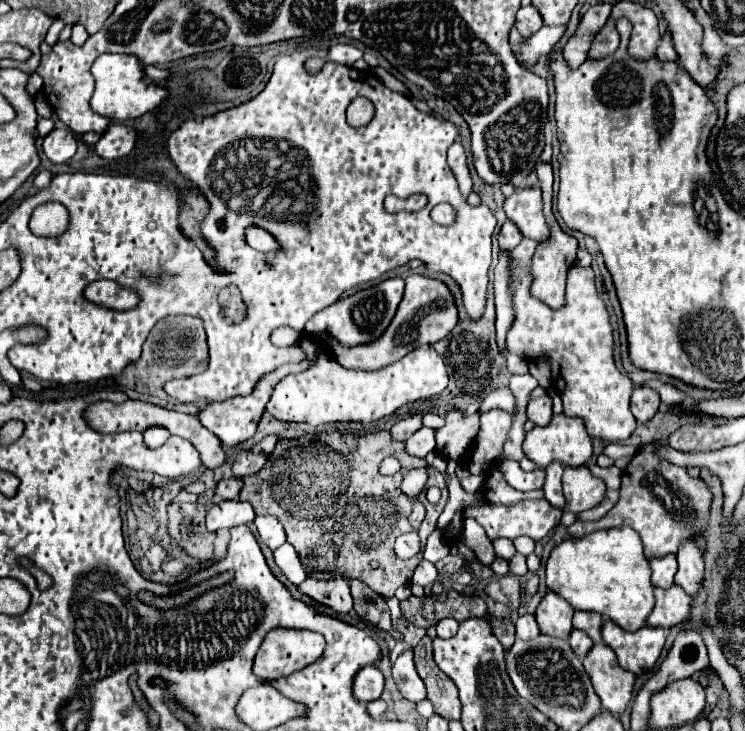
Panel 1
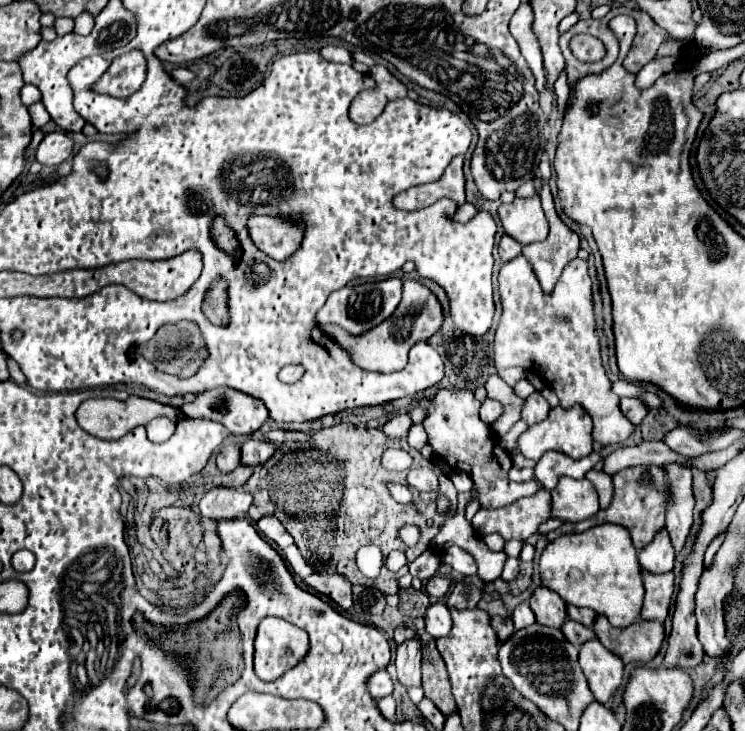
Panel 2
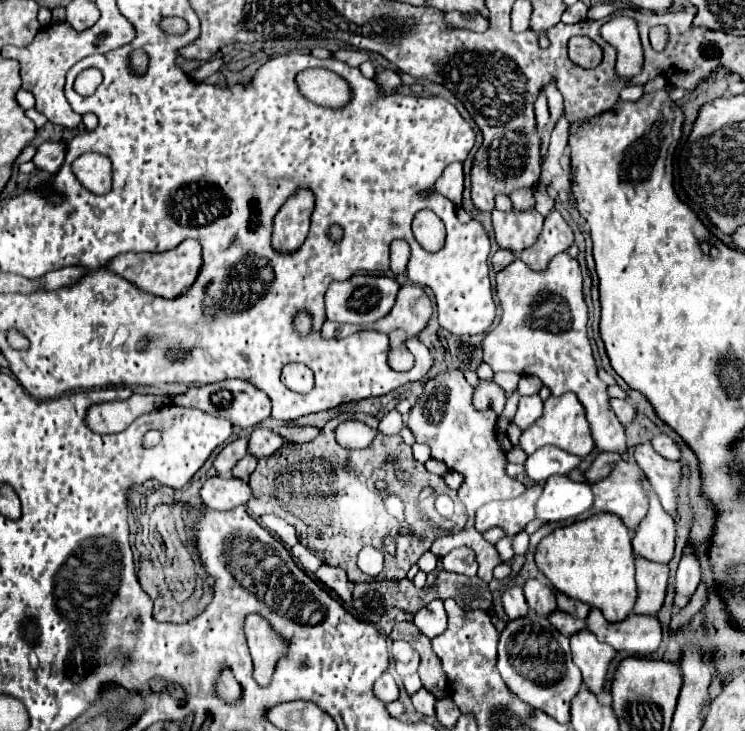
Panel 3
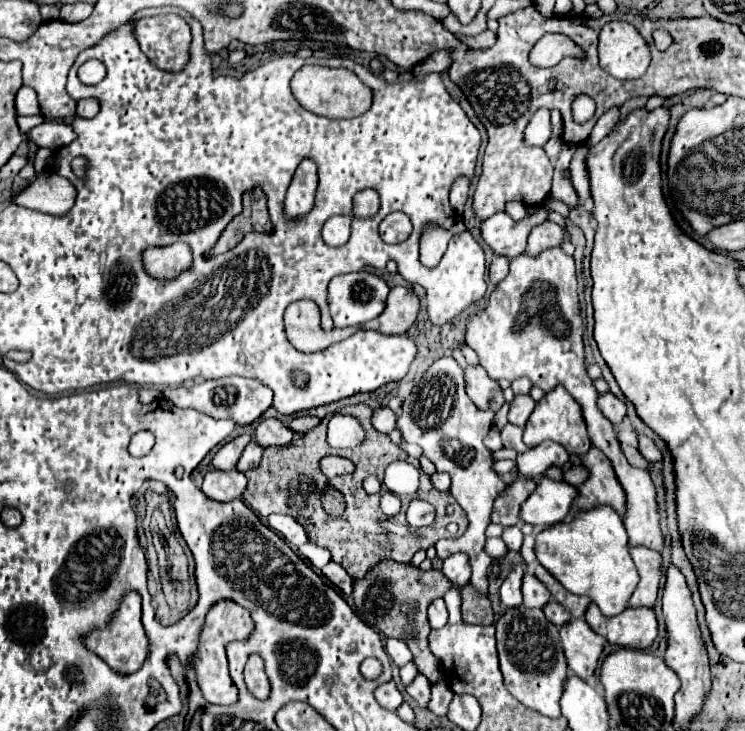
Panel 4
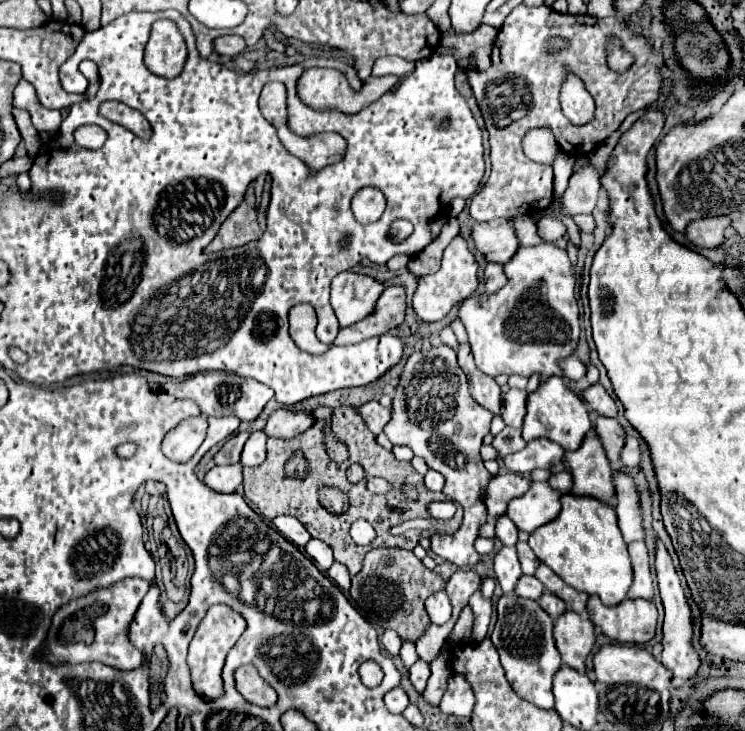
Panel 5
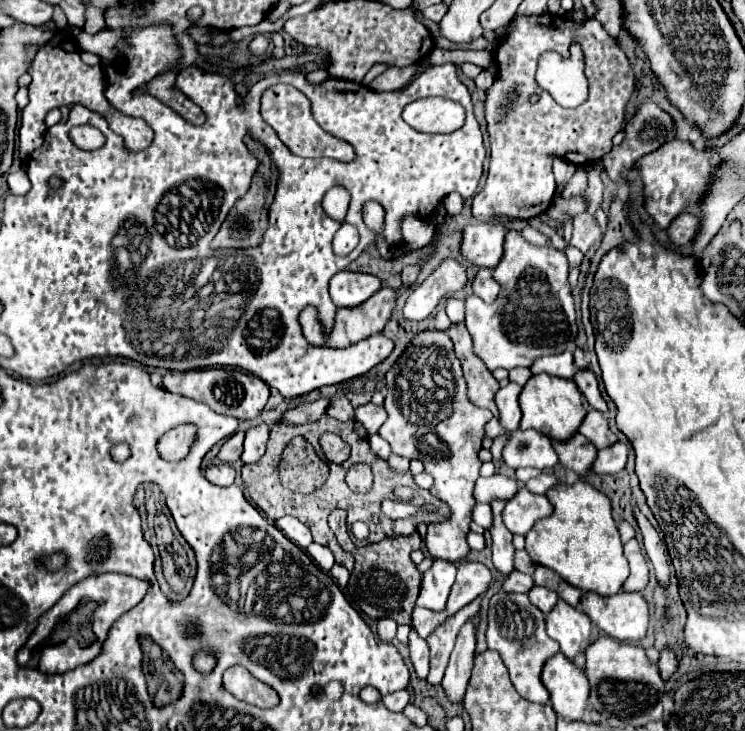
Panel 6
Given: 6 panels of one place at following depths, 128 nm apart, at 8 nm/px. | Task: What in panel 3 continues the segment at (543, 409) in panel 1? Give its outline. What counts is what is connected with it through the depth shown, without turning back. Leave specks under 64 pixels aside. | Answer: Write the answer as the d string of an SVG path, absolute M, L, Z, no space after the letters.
M522 396L518 410L516 410L516 416L514 416L516 426L520 430L524 430L530 424L534 424L542 416L542 404L544 402L540 400L540 396Z

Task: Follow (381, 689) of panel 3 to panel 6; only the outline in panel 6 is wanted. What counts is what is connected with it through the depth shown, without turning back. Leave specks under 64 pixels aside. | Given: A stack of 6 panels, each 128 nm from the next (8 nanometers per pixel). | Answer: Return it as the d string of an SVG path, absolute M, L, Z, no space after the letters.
M398 690L398 692L392 692L392 694L384 696L382 702L384 702L384 706L386 706L388 710L392 710L392 712L402 712L402 710L406 708L406 704L410 702L410 694L408 694L408 690Z

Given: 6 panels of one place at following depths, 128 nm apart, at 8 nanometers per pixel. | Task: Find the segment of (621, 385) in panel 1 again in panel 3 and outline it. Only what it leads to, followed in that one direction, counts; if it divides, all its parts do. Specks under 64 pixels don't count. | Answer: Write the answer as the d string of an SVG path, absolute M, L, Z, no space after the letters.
M566 252L558 254L548 270L544 272L534 272L530 270L520 258L516 258L510 266L500 270L496 274L496 294L500 298L502 306L502 320L500 324L490 330L484 338L484 362L492 366L494 372L516 372L516 374L530 374L538 376L544 386L550 388L552 396L562 396L562 392L574 392L578 400L582 402L586 416L590 420L592 428L592 438L596 442L596 448L602 452L618 452L622 454L624 460L630 460L628 448L626 448L626 436L624 436L624 426L616 418L614 410L610 408L610 396L608 396L608 386L598 378L598 366L592 356L592 346L588 340L588 306L584 302L582 294L584 278L580 272L580 264L576 258L568 256Z

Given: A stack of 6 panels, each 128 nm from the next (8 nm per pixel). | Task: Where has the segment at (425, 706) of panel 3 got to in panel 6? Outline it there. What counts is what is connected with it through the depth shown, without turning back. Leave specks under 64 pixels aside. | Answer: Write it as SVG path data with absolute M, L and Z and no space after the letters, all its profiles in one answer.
M410 632L410 660L414 664L414 670L420 680L426 680L428 676L428 644L426 640L420 640L414 632Z

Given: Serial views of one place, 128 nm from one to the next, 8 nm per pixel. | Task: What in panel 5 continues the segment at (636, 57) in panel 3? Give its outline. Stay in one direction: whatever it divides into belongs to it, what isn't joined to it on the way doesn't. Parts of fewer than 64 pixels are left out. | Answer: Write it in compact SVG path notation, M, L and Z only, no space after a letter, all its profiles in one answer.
M616 36L608 38L606 54L608 54L608 66L619 74L624 73L634 64L634 56L622 46L622 42Z

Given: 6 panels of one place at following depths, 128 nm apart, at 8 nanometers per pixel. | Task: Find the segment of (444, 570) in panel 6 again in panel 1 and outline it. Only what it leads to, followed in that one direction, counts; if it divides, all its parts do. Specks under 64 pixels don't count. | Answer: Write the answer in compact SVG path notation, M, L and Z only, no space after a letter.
M444 618L436 624L436 634L438 638L452 638L458 632L458 622L454 618Z

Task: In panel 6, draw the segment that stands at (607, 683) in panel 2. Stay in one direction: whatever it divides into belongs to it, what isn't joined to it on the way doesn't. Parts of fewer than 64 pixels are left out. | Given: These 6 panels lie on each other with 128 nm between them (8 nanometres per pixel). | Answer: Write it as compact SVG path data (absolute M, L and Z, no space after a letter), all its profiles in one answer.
M560 600L560 604L556 604L550 614L546 614L546 620L548 636L552 636L552 640L560 644L560 652L568 660L574 660L574 656L588 646L592 622L578 608L572 608L570 604L564 604L564 600Z

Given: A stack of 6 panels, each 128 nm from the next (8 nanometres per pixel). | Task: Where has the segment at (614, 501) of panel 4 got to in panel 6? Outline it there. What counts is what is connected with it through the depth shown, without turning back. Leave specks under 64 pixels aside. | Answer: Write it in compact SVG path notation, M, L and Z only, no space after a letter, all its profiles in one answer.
M574 434L568 442L552 442L552 444L564 468L576 472L580 478L592 474L592 464L596 460L598 450L582 434Z

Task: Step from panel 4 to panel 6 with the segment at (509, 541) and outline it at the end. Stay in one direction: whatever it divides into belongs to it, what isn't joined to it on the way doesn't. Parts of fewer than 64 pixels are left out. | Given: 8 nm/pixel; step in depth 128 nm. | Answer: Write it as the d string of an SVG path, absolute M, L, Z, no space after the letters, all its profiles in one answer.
M476 504L474 508L474 522L482 528L492 528L492 508L488 504Z

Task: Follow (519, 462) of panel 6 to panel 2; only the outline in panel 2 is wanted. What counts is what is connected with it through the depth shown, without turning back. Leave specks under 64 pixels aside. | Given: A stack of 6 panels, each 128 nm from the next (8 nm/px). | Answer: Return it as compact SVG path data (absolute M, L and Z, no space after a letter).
M546 452L536 464L536 480L544 490L554 490L560 476L584 478L584 474L600 460L604 458L598 452L592 452L590 456L580 460L572 460L570 456L564 456L560 452Z

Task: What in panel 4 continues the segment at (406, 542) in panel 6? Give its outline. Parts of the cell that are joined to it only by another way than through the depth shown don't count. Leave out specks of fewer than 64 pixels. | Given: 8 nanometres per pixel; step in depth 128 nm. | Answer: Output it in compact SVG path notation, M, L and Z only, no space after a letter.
M380 562L374 572L368 576L354 580L354 606L356 614L370 626L384 632L386 638L398 638L408 644L408 648L414 654L414 664L418 666L420 674L424 674L430 684L436 684L440 680L442 668L440 660L430 652L428 648L428 620L426 620L426 608L432 600L442 598L452 588L452 582L440 572L440 570L428 570L422 572L420 568L414 568L410 564L396 564L396 562Z

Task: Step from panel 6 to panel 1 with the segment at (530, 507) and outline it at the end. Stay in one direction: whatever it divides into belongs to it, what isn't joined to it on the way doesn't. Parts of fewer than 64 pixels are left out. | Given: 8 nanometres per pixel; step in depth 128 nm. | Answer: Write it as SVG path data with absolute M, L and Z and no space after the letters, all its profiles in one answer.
M588 466L580 468L564 468L562 476L566 508L572 512L582 512L588 508L598 506L606 498L606 484L604 480L596 478Z

